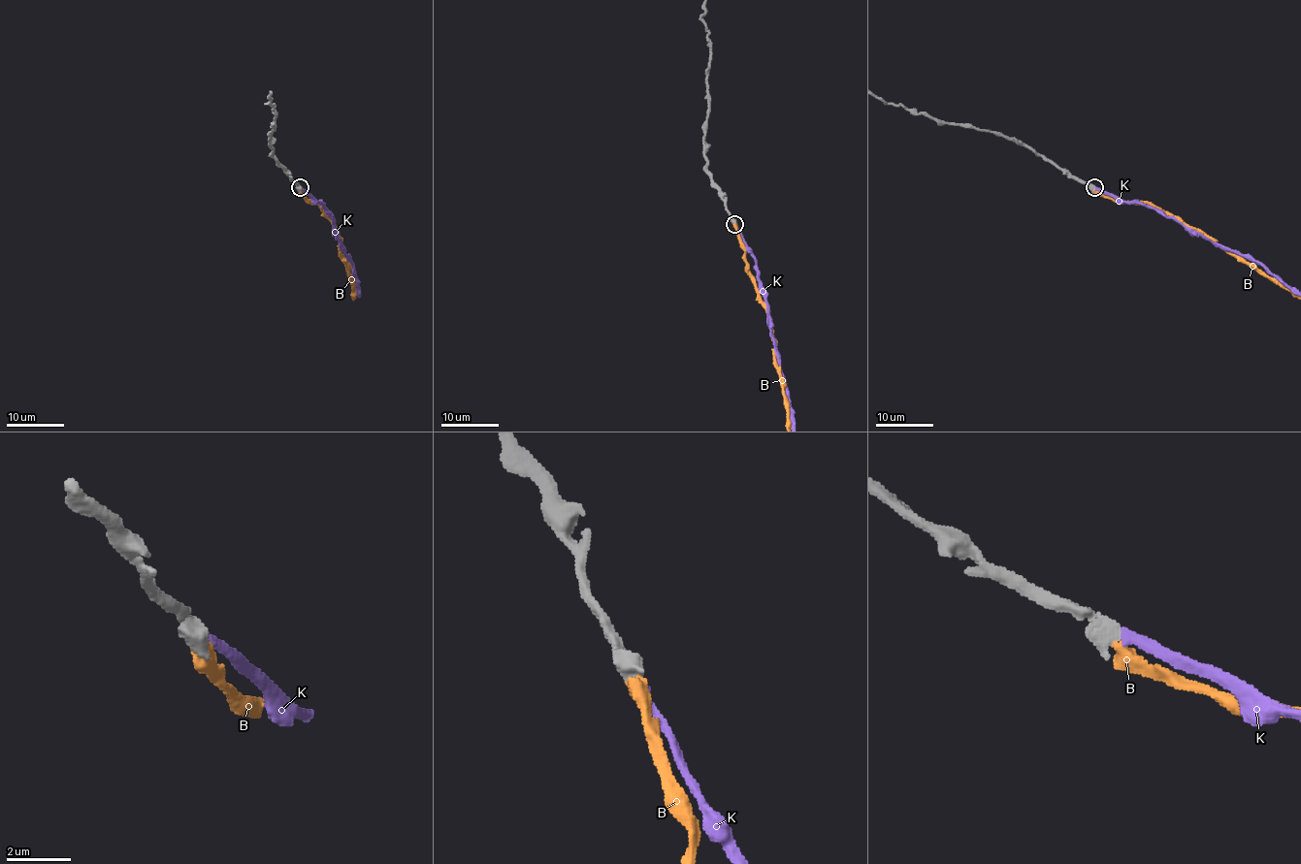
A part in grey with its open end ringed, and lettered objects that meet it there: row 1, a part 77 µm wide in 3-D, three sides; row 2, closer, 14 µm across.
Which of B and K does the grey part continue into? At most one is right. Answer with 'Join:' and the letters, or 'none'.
Join: K

